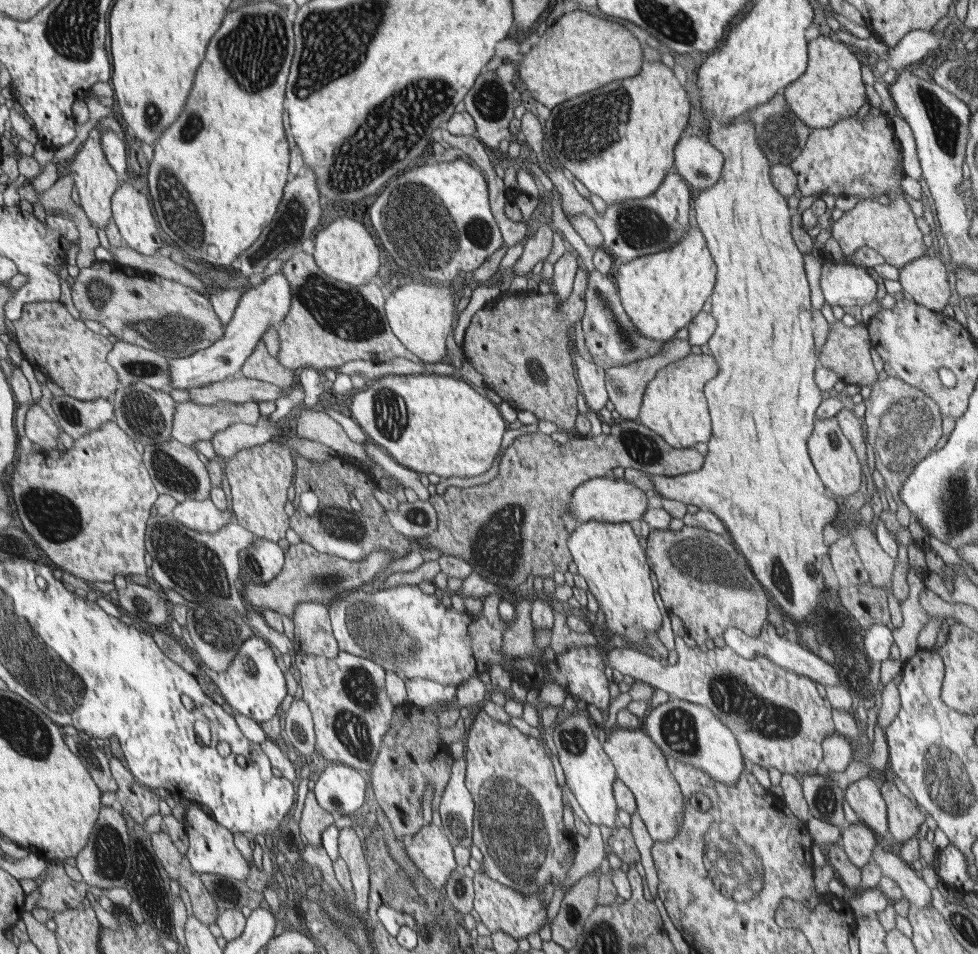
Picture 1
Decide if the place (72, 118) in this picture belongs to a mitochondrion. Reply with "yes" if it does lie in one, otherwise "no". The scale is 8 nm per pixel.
no

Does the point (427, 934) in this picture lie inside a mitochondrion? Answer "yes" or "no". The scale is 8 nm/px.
no

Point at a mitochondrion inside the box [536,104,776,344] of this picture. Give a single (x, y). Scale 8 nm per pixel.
(639, 227)

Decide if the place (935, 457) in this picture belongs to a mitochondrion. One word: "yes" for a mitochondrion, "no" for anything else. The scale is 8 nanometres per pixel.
yes

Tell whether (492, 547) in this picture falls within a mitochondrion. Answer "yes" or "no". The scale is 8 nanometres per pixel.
yes

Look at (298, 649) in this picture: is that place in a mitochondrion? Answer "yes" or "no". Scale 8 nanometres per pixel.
no

